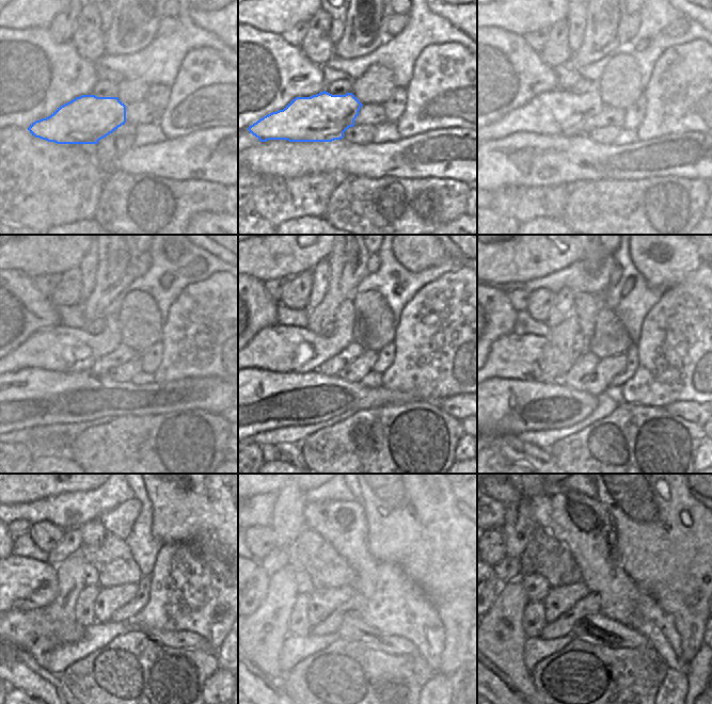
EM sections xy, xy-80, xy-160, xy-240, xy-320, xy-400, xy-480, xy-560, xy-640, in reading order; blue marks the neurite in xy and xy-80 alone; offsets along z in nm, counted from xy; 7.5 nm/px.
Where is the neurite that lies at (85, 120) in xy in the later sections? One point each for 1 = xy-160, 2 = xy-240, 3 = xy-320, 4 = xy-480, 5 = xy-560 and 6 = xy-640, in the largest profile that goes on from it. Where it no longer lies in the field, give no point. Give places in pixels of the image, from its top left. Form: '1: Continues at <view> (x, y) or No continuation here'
1: Continues at xy-160 (557, 112)
2: Continues at xy-240 (59, 349)
3: Continues at xy-320 (278, 348)
4: Continues at xy-480 (35, 596)
5: Continues at xy-560 (265, 603)
6: Continues at xy-640 (500, 637).

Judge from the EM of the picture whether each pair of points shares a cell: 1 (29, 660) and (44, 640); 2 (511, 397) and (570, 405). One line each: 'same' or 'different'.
1: different
2: same

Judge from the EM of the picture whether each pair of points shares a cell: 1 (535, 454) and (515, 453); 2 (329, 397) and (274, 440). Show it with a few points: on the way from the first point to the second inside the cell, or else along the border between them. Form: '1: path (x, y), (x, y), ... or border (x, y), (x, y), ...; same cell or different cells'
1: path (529, 454), (520, 453); same cell
2: border (317, 422), (268, 430); different cells

